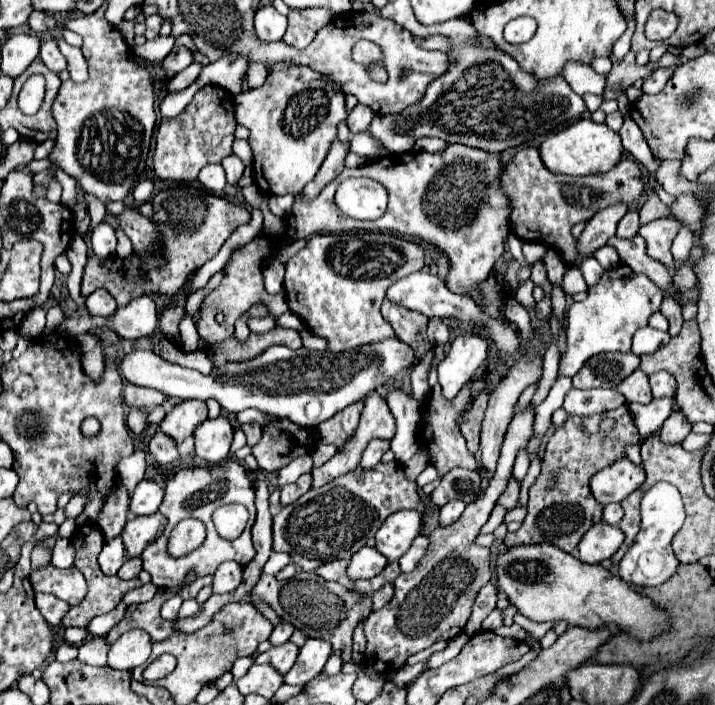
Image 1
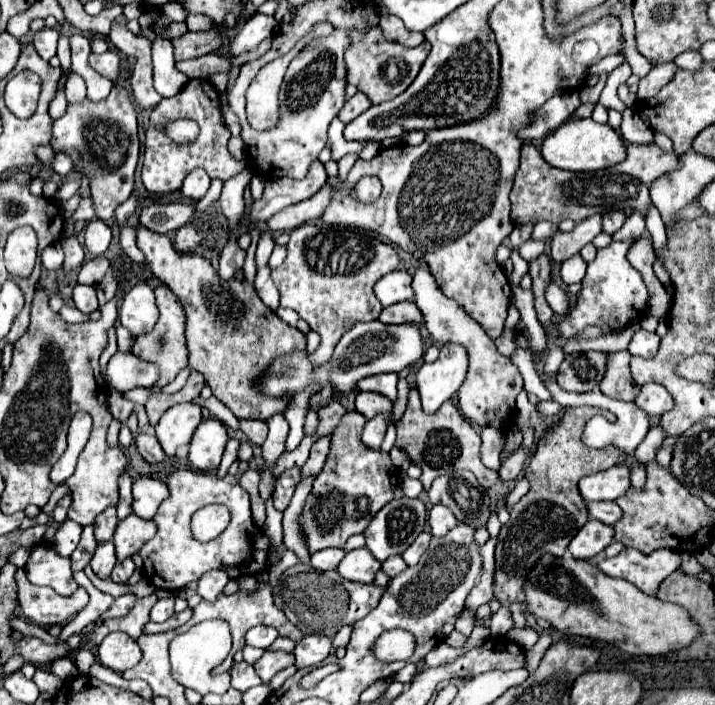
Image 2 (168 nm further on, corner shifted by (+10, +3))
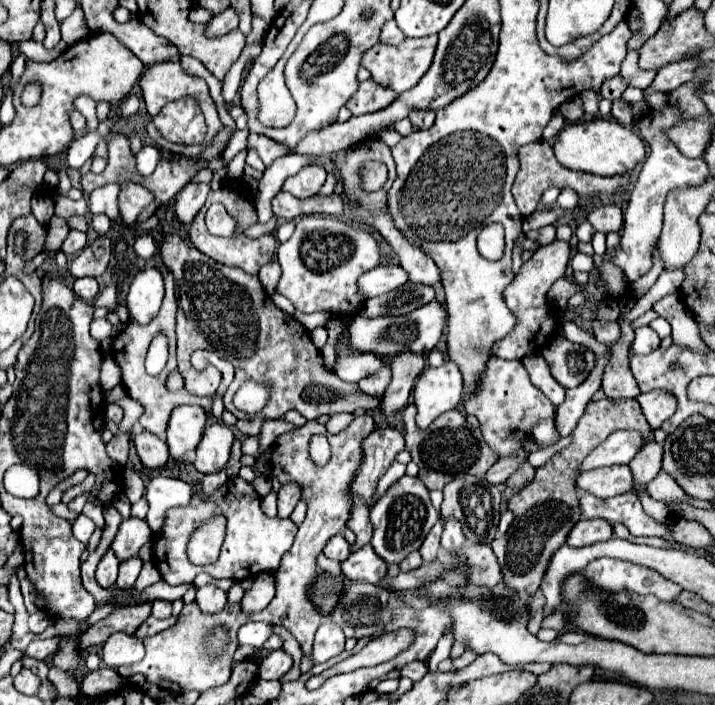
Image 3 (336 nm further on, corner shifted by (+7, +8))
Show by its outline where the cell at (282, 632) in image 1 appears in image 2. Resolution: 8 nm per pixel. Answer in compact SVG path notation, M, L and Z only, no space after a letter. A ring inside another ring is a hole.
M256 625L252 627L248 633L246 633L246 645L250 647L260 647L260 649L266 649L270 647L278 637L278 631L274 627L266 627L266 625Z

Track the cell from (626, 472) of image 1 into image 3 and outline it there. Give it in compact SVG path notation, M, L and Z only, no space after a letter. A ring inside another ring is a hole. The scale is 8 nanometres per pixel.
M607 466L587 470L577 478L577 486L593 496L611 498L633 490L633 476L629 466Z

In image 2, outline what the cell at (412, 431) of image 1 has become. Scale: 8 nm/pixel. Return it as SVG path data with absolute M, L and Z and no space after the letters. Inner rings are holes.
M380 373L380 375L364 377L356 385L360 391L376 391L386 395L390 401L396 401L396 381L398 381L396 373Z

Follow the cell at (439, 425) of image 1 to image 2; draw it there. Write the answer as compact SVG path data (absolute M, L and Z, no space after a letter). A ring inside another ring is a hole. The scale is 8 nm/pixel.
M410 389L408 409L404 413L404 419L398 423L396 447L406 451L410 461L422 469L420 481L426 491L430 489L430 485L436 477L450 475L460 469L472 471L484 489L492 487L498 481L498 471L492 471L486 465L482 465L480 445L482 445L480 435L470 427L470 423L462 417L462 413L458 411L458 407L452 401L446 401L434 415L426 415L420 407L418 391Z

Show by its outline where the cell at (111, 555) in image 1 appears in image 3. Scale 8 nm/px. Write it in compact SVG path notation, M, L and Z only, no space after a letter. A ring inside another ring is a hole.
M109 548L105 552L105 556L101 558L99 566L97 566L97 582L107 588L107 586L113 586L115 580L117 580L117 566L119 566L119 560L115 556L115 552Z

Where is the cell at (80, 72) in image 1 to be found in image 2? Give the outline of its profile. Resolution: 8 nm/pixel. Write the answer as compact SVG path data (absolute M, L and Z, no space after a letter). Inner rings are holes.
M76 73L70 75L70 81L66 83L66 99L68 103L78 103L82 99L86 99L86 85L84 79Z

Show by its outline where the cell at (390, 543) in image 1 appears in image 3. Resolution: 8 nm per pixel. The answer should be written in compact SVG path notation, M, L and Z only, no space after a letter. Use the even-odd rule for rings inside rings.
M403 476L401 480L391 484L389 490L371 508L371 524L373 524L371 546L387 564L399 564L409 552L421 546L427 532L437 520L439 512L433 508L425 484L419 478Z

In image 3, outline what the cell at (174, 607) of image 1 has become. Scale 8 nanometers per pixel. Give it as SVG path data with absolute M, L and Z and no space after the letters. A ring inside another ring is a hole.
M155 600L153 602L153 616L155 618L169 618L171 616L171 602L169 600Z

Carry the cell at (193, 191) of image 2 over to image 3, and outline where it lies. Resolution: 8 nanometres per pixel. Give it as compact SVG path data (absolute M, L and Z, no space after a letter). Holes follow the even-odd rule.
M187 184L179 190L179 194L175 196L175 212L177 212L177 218L185 224L189 224L195 214L201 210L201 206L205 204L207 200L207 194L209 194L209 184Z

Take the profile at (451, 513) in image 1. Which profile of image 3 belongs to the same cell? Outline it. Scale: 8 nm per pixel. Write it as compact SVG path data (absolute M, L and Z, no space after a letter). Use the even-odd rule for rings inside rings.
M445 518L443 520L443 534L441 534L441 546L445 552L455 552L463 546L465 536L461 532L461 522L457 518Z

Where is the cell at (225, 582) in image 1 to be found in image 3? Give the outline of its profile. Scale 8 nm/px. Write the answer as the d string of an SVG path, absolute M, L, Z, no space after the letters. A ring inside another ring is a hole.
M207 584L197 590L197 604L199 604L199 608L203 608L203 612L213 614L213 612L223 610L223 606L227 604L227 596L215 584Z

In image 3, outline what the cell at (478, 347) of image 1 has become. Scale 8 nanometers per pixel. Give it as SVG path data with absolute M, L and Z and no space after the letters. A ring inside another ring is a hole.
M445 358L439 368L427 366L413 388L419 428L427 428L441 412L457 408L463 388L463 374L453 360Z

